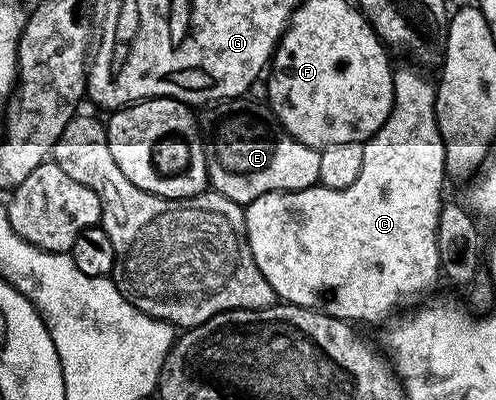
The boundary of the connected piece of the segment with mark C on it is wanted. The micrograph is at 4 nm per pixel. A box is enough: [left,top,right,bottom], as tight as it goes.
[243,64,448,324]

